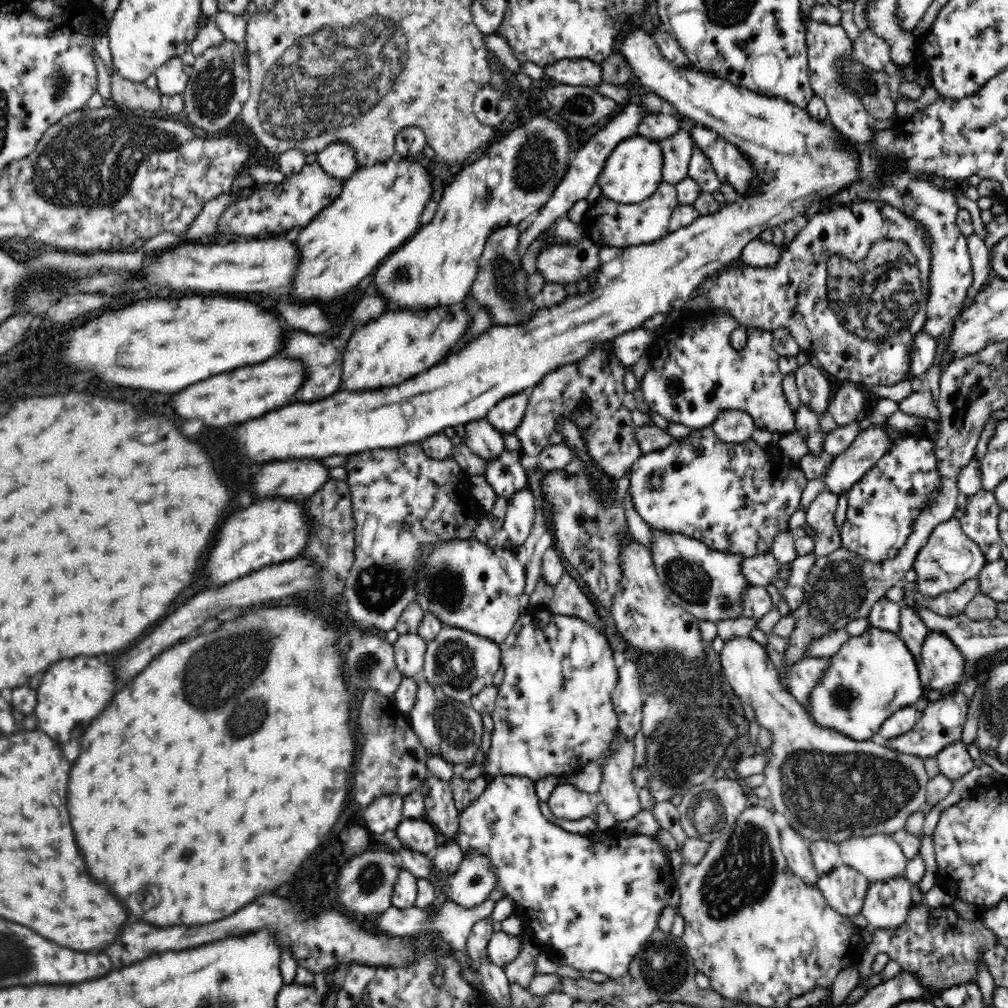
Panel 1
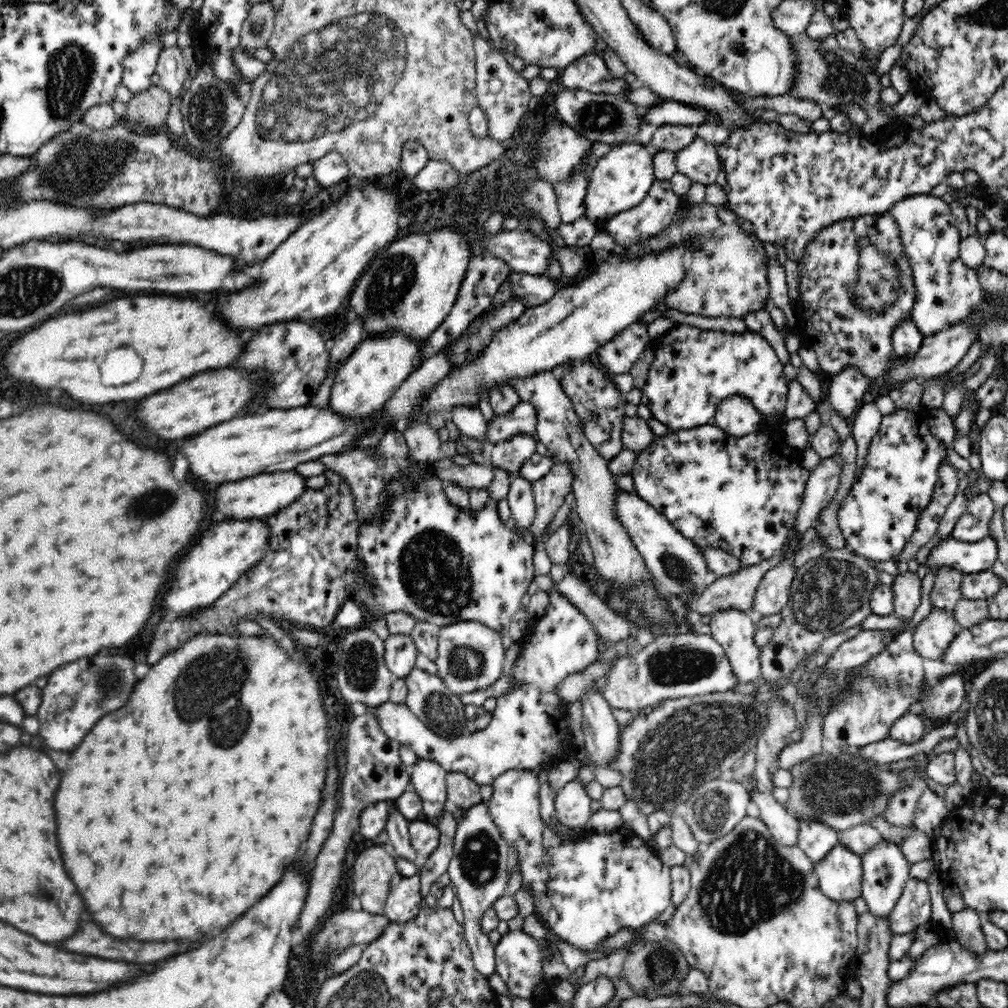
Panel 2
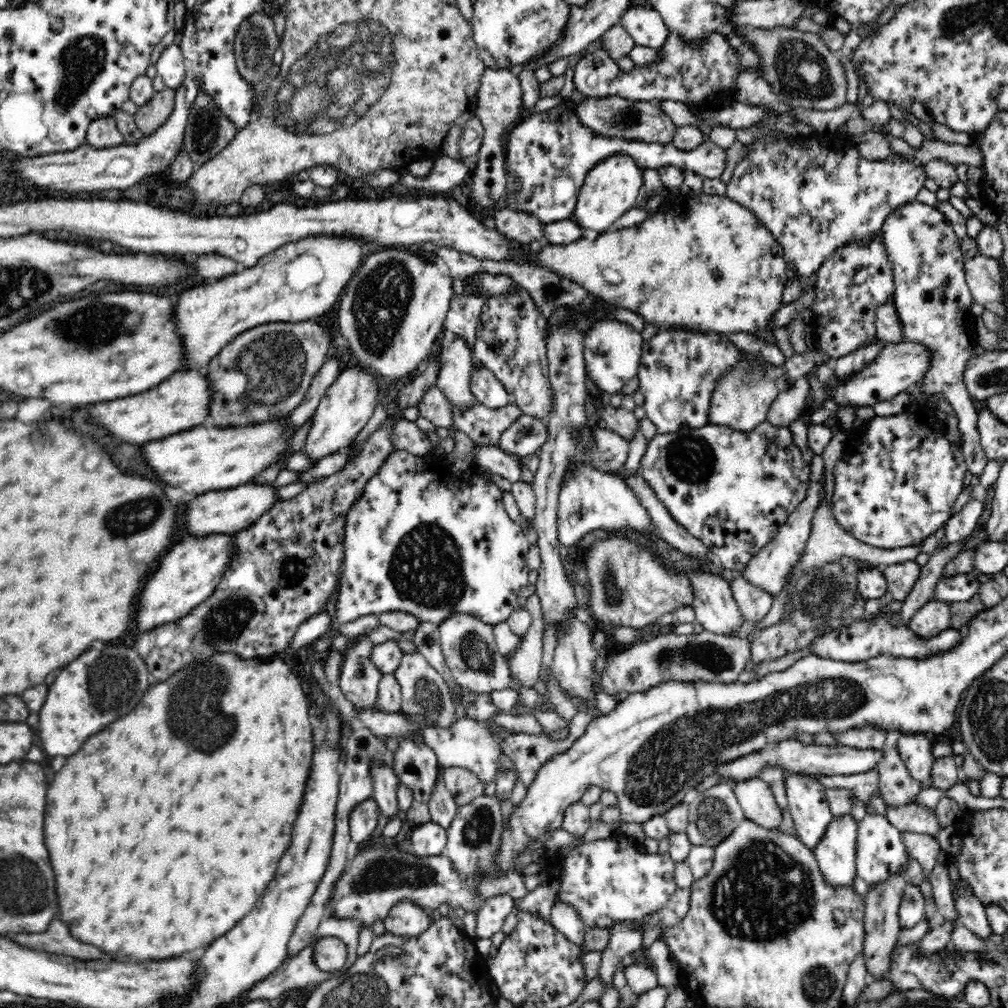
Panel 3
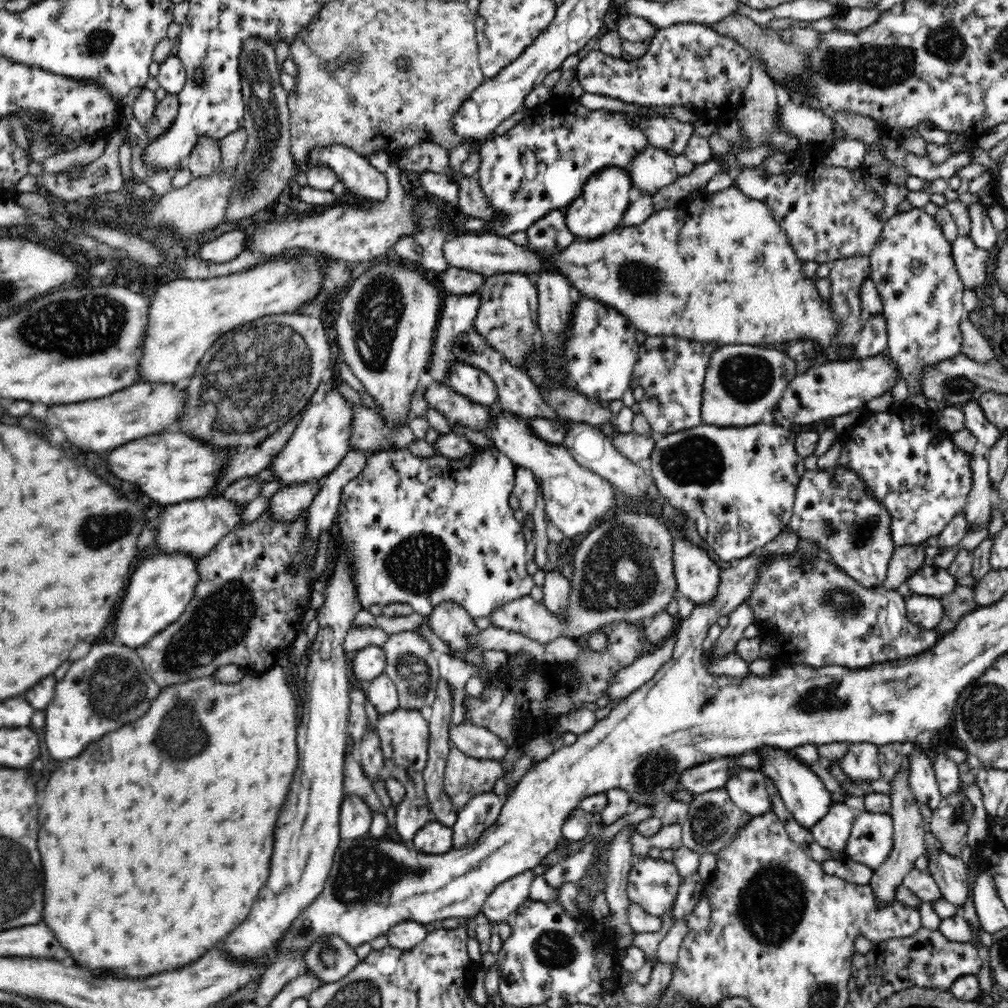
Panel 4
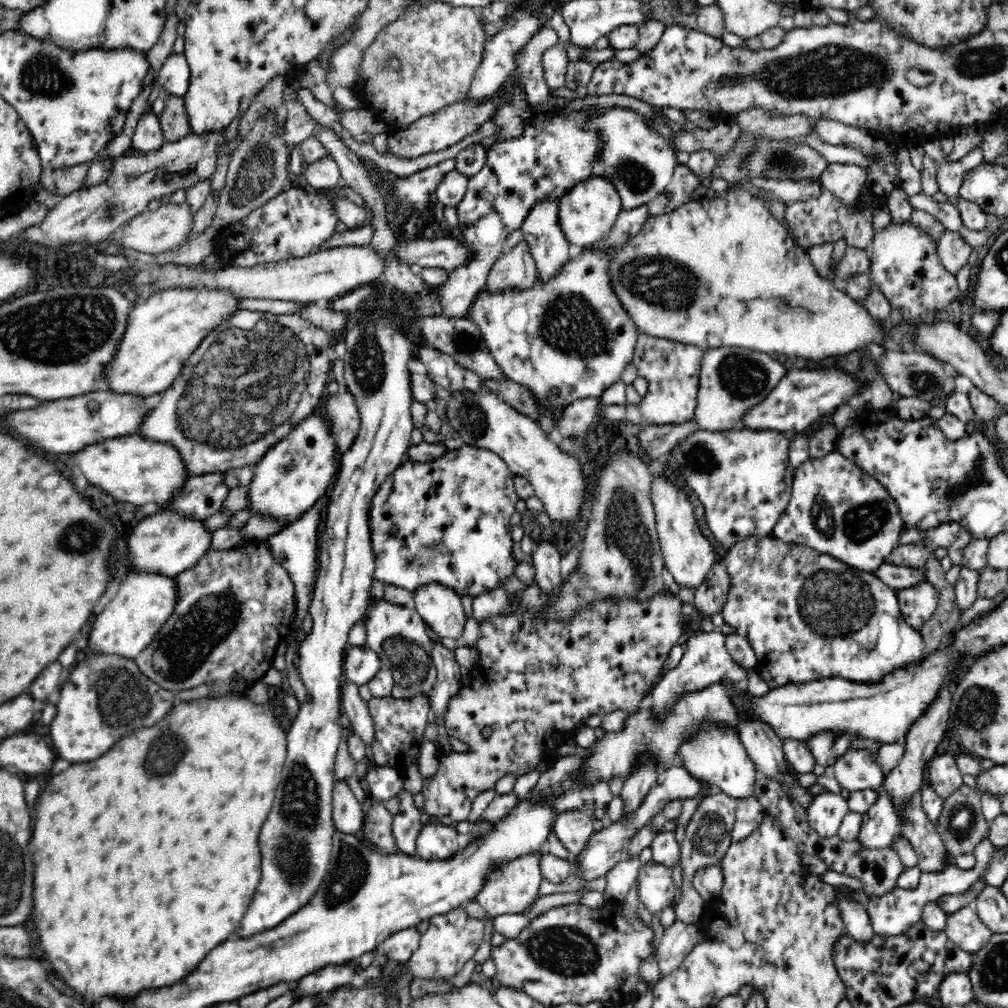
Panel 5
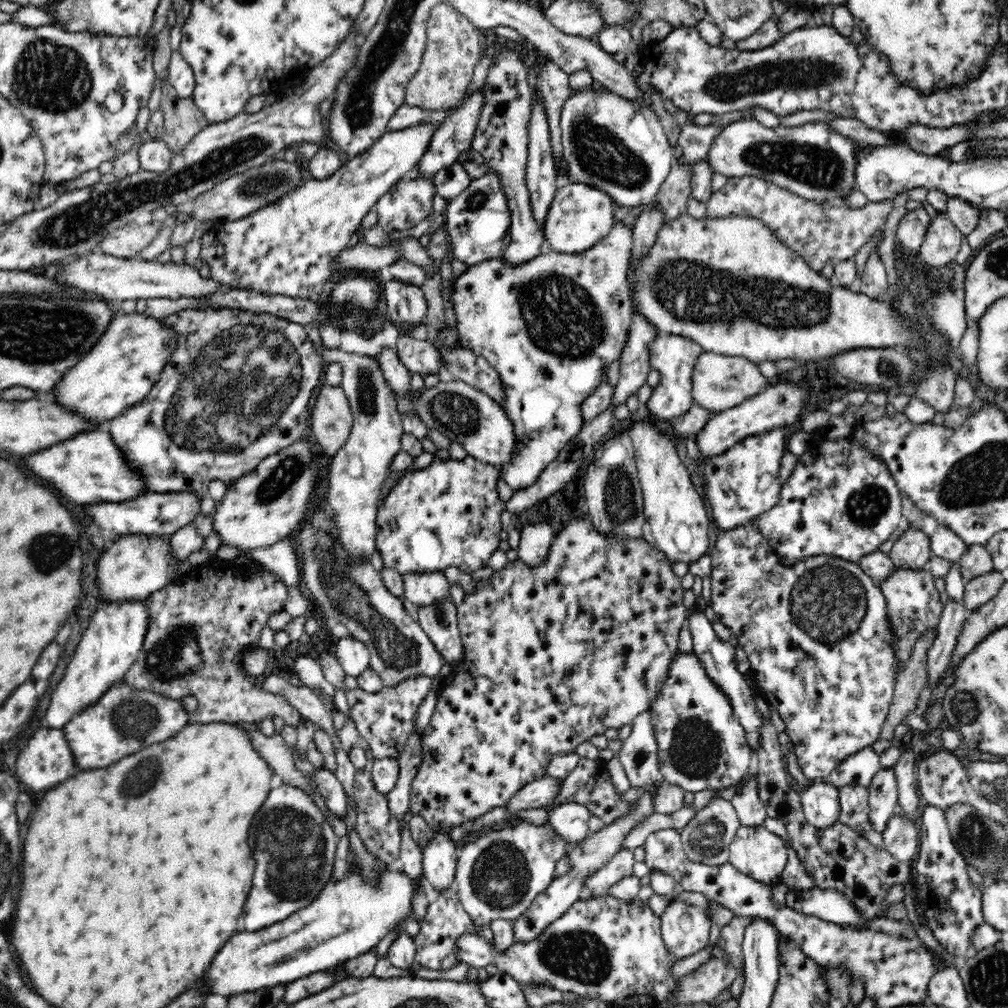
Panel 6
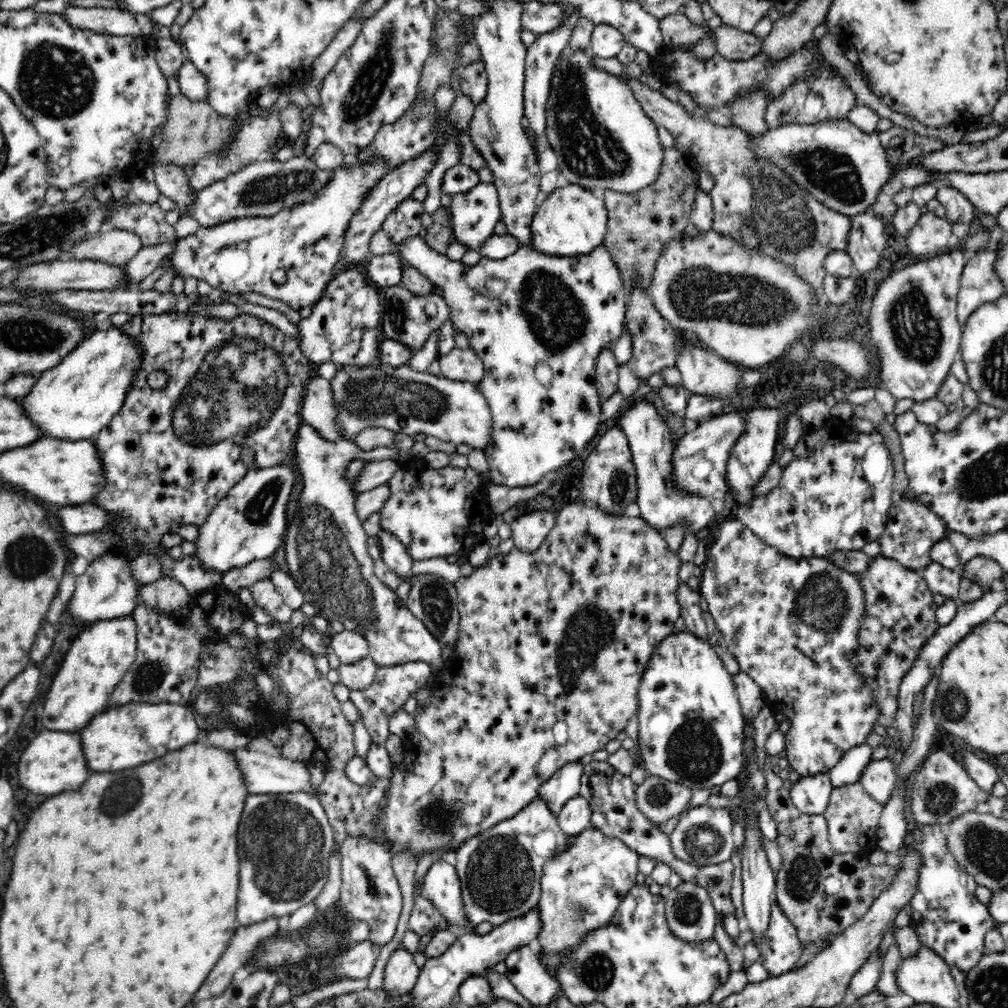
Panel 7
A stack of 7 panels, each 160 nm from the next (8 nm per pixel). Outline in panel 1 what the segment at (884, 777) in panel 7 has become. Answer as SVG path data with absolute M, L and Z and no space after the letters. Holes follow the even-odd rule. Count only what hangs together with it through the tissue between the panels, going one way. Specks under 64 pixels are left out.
M905 876L870 880L861 913L872 928L896 928L913 907L911 882Z

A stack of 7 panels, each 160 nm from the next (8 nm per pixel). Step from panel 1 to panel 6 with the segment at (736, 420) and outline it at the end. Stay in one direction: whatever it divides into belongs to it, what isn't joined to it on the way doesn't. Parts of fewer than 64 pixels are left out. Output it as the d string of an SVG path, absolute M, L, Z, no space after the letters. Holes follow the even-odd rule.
M702 352L692 368L693 402L709 410L712 415L738 406L747 398L761 393L766 388L766 384L768 380L760 373L758 365L742 357Z

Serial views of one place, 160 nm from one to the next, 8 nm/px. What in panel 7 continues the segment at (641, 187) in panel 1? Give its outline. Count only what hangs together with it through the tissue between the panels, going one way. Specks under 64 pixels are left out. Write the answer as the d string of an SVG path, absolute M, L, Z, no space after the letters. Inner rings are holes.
M569 183L563 188L553 190L537 208L530 224L531 244L538 252L548 256L585 255L602 245L607 222L606 205L602 196L578 183Z

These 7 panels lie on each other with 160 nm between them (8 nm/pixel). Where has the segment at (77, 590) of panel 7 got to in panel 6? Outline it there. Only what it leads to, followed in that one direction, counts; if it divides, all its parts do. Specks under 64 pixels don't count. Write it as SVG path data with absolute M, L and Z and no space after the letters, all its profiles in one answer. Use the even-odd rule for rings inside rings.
M121 535L94 563L96 585L101 604L142 601L174 579L176 559L169 558L170 546L165 536Z

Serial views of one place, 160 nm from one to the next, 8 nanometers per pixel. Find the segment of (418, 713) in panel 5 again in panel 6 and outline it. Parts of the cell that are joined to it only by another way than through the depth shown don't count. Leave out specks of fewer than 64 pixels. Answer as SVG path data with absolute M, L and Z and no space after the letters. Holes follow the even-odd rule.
M423 674L404 678L396 686L383 685L378 692L369 693L360 687L347 691L349 716L356 723L362 741L372 750L374 759L391 757L398 760L412 734L413 713L433 685L433 679Z

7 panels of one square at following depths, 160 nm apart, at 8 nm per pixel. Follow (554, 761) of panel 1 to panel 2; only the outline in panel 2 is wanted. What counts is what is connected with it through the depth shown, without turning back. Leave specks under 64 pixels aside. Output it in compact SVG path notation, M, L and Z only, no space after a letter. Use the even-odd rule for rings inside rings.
M552 579L552 585L546 593L549 595L549 604L545 610L545 614L543 614L534 625L530 627L529 632L520 639L521 641L521 651L519 652L519 657L517 661L514 663L514 666L511 670L512 678L516 678L517 685L509 691L507 694L500 696L497 698L497 705L493 712L493 717L490 723L483 729L475 729L473 727L469 727L465 730L462 730L460 734L454 736L454 738L446 738L444 736L440 736L436 734L433 730L430 730L426 724L424 724L418 716L416 716L409 708L406 706L406 703L396 704L392 701L388 700L383 702L382 704L376 707L368 707L368 713L370 715L374 715L376 717L376 721L378 721L378 725L380 725L380 730L388 739L391 741L396 741L404 746L409 746L410 750L413 750L418 758L422 758L425 760L430 760L438 763L442 766L442 769L447 773L463 773L464 775L470 777L472 780L475 780L478 784L493 784L494 779L500 774L507 772L511 769L532 769L534 767L538 767L543 763L552 763L553 761L561 761L568 760L570 756L572 756L572 752L574 752L574 745L572 745L572 737L570 735L570 728L568 728L568 715L567 710L562 703L560 703L561 698L554 693L554 688L556 688L556 684L560 684L566 676L569 674L580 673L588 666L592 665L593 662L596 662L600 658L600 652L598 651L598 639L600 638L597 635L597 632L594 629L594 626L586 619L584 613L581 610L578 610L569 600L566 598L558 589L556 582Z

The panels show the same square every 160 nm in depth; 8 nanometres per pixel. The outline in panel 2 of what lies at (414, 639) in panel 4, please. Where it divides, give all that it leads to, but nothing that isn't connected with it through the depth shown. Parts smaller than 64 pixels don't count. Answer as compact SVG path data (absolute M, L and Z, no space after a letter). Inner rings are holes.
M414 666L410 674L403 678L406 683L406 706L436 734L446 738L454 738L469 727L470 721L464 715L464 704L440 679L426 670Z

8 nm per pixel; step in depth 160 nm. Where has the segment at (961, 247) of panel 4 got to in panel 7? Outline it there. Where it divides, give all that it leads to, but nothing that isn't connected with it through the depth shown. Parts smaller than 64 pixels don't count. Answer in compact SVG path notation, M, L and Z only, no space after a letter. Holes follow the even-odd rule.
M927 211L922 213L918 222L908 230L904 236L906 246L914 255L934 255L942 248L949 248L948 236L950 236L950 221L947 218L937 217Z

